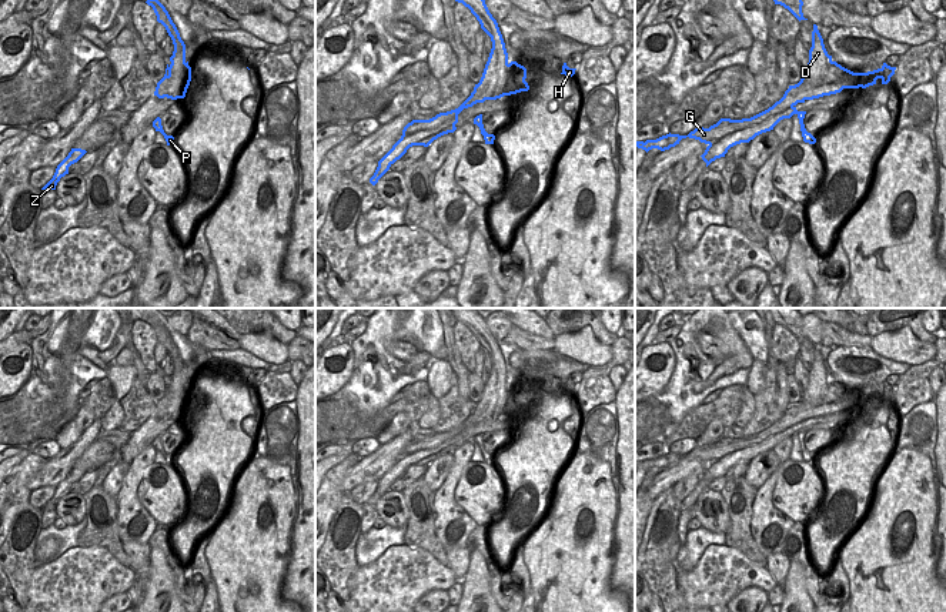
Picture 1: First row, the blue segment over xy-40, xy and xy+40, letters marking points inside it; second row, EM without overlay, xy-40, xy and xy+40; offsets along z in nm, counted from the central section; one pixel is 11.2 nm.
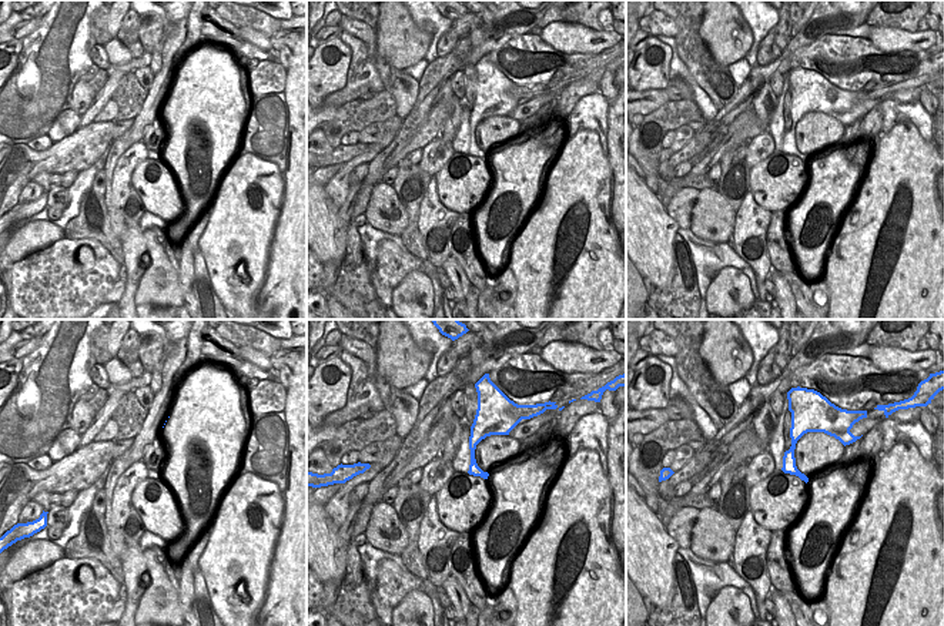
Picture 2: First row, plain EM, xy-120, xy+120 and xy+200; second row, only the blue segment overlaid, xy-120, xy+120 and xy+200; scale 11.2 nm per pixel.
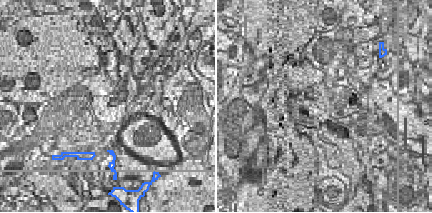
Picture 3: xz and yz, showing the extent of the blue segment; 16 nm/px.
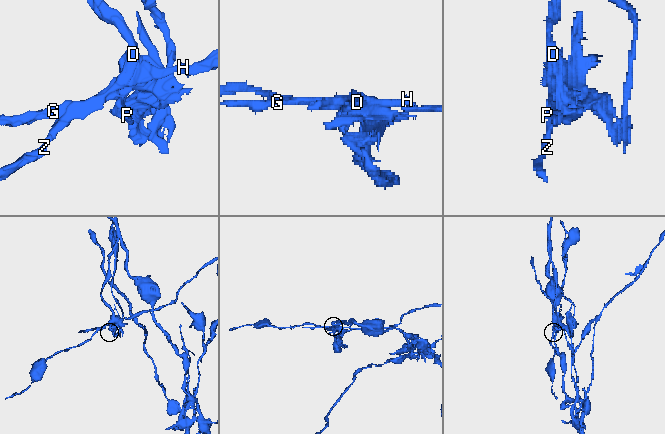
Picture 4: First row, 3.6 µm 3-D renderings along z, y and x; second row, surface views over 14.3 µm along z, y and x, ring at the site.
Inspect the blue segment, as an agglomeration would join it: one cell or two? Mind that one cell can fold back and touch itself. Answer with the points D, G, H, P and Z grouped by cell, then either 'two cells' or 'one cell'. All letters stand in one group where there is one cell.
D G H P / Z | two cells

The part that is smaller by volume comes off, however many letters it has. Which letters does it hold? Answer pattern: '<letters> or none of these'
Z

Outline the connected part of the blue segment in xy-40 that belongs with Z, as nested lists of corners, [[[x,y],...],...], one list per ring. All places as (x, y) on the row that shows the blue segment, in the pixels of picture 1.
[[[71,148],[68,155],[57,165],[53,178],[41,190],[56,190],[61,177],[68,174],[68,167],[77,163],[87,151],[81,148]]]

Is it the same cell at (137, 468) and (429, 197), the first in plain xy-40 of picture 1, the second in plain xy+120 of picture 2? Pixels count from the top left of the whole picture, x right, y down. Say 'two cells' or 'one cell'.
one cell

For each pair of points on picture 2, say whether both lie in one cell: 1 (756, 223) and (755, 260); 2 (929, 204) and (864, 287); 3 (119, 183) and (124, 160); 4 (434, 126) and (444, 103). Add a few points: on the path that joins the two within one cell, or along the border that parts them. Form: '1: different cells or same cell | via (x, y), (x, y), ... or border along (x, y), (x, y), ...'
1: same cell | via (755, 231), (755, 251)
2: same cell | via (907, 226), (896, 237), (896, 257), (886, 267)
3: same cell | via (121, 177), (124, 166)
4: same cell | via (439, 120), (444, 116), (444, 109)

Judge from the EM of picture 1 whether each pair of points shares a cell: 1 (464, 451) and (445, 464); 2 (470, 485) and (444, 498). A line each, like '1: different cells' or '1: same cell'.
1: different cells
2: different cells

